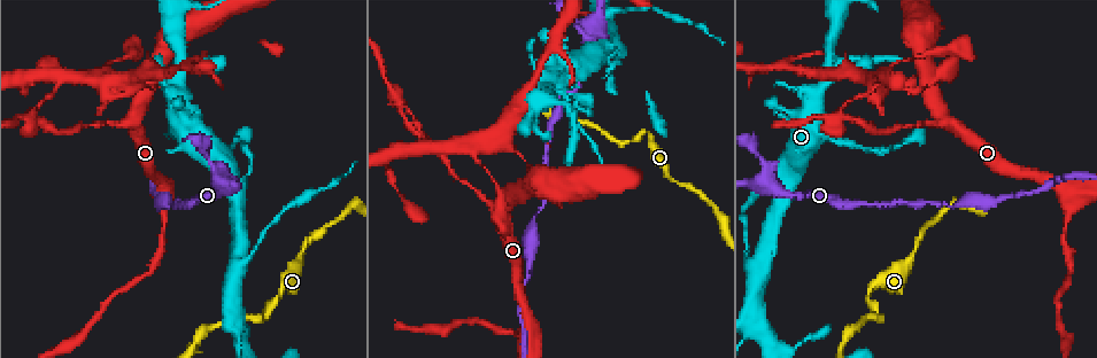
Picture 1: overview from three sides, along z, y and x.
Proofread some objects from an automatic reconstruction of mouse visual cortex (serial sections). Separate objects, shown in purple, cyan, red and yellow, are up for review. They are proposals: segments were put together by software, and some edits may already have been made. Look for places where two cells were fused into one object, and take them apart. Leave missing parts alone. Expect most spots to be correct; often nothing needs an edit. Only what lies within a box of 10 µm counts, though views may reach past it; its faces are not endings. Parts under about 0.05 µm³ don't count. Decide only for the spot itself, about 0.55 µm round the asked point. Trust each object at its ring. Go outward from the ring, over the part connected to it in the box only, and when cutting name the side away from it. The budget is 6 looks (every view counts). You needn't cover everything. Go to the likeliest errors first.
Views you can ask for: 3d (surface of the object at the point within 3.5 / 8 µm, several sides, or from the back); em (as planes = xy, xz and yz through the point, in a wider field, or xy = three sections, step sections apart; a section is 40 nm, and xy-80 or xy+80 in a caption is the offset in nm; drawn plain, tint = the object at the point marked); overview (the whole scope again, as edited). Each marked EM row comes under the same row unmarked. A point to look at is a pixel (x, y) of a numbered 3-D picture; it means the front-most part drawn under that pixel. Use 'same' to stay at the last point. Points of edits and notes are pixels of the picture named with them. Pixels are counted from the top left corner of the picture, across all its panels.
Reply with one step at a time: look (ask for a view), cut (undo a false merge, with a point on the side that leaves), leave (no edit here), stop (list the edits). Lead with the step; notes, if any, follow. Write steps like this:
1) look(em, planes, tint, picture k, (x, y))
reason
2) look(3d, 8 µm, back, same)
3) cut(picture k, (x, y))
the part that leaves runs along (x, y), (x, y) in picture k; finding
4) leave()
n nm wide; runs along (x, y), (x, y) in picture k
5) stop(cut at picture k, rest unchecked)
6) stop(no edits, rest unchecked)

look(3d, 3.5 µm, picture 1, (402, 109))

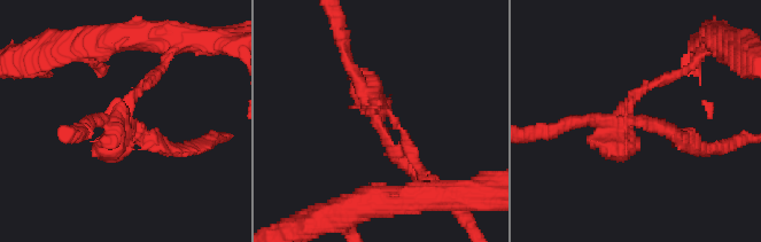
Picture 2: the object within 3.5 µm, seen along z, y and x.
look(em, xy, step 1, tint, picture 2, (635, 120))
shape alone is not enough

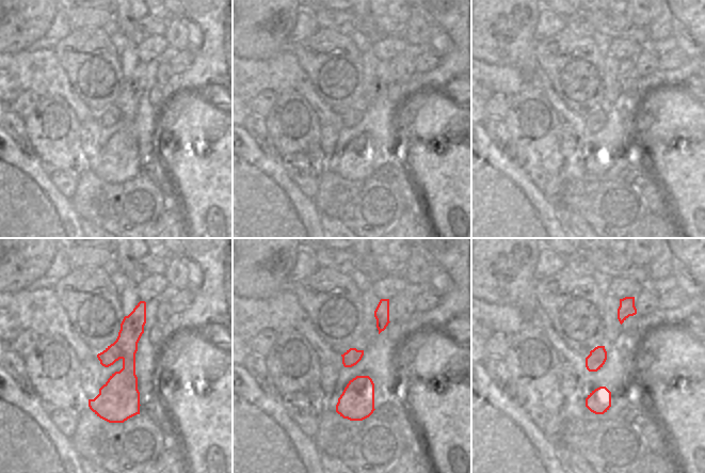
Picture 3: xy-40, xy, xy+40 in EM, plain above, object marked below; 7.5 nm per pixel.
cut(picture 2, (145, 83))
200 nm wide; the part that leaves runs along (118, 117), (168, 56) in picture 2; two cells meet here

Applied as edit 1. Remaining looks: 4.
look(3d, 3.5 µm, picture 1, (771, 187))
three arms meet

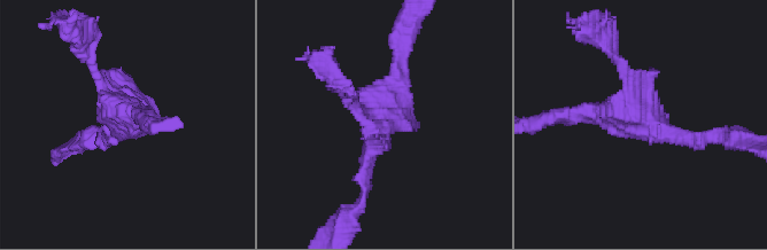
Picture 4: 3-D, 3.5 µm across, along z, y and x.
look(em, xy, step 2, tint, picture 4, (116, 118))
need the tissue

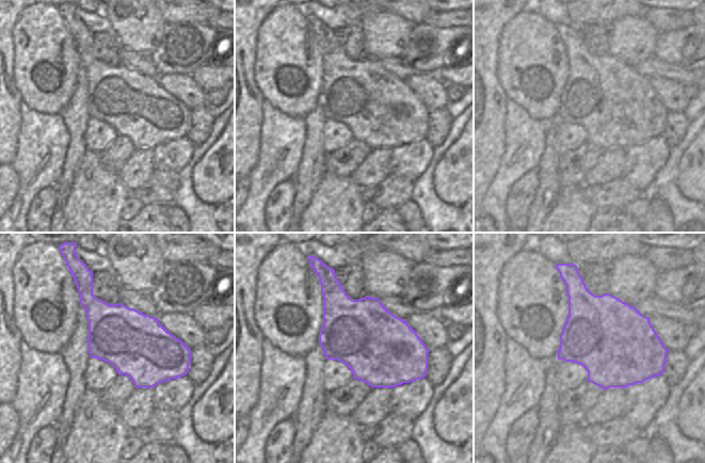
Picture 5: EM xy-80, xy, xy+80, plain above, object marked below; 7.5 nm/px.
leave()
runs along (703, 140), (647, 126), (612, 52) in picture 4; one cell here

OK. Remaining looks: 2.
stop(cut at picture 2, rest unchecked)

